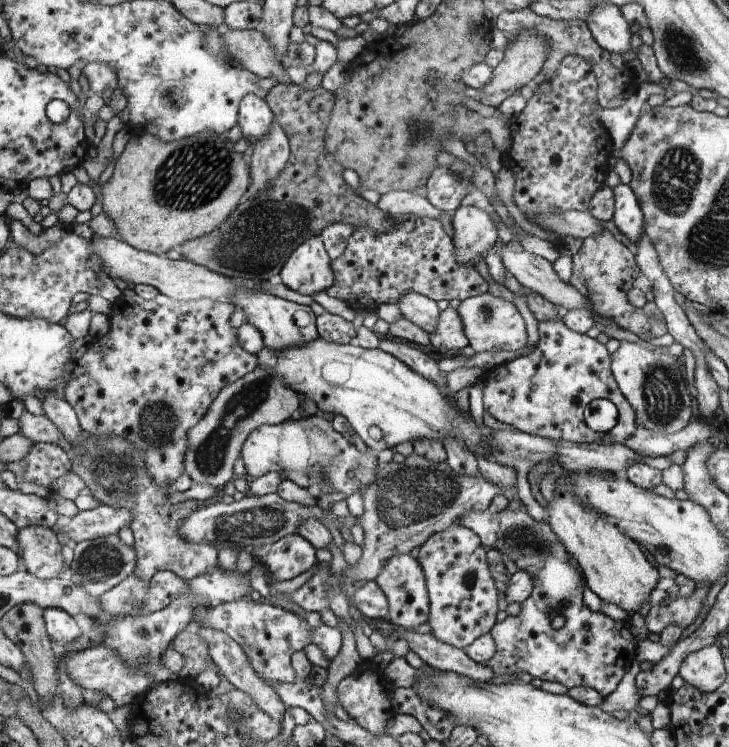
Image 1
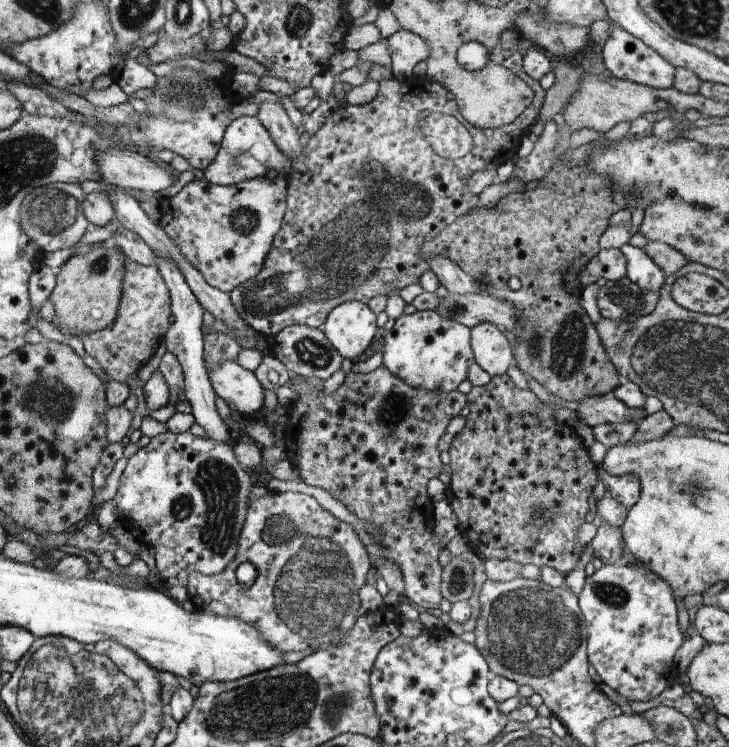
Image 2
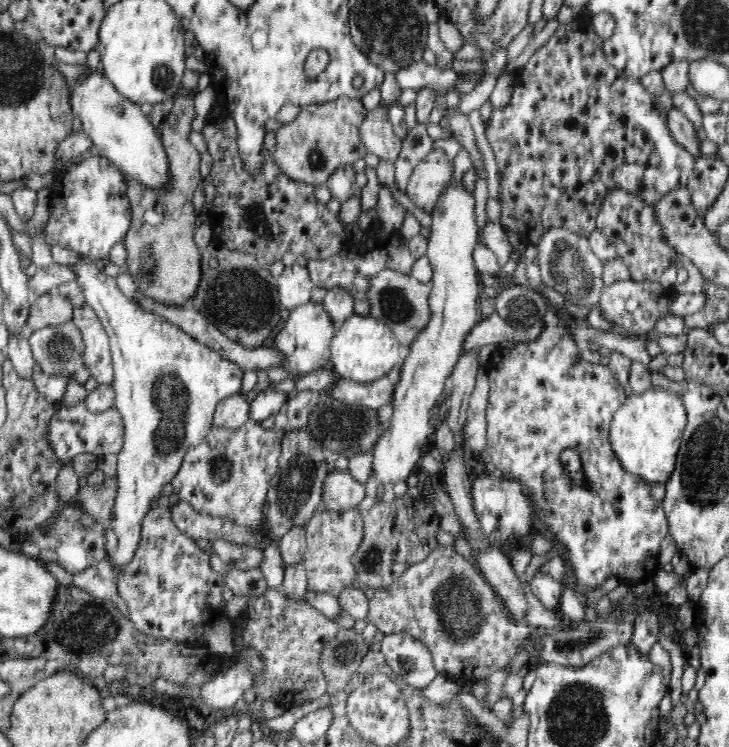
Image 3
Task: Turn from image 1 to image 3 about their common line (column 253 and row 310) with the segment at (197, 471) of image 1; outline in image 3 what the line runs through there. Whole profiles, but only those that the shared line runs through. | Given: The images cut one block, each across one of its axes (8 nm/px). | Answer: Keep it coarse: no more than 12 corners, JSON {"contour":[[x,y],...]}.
{"contour":[[391,269],[368,287],[371,317],[406,349],[431,320],[430,284]]}

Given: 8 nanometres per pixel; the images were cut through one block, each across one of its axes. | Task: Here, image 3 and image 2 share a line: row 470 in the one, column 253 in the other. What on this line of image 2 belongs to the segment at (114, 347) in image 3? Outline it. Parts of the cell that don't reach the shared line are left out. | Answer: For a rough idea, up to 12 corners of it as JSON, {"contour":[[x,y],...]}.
{"contour":[[256,117],[230,122],[212,164],[215,185],[235,185],[276,170],[284,156]]}

